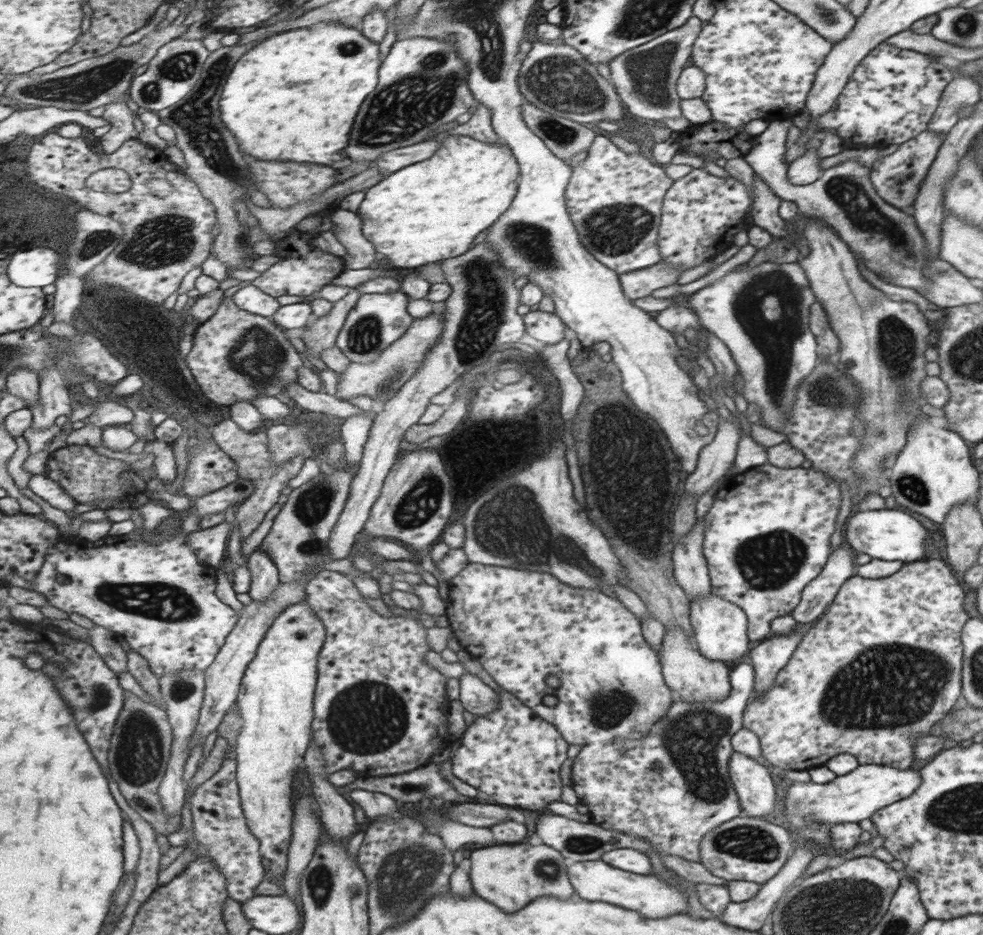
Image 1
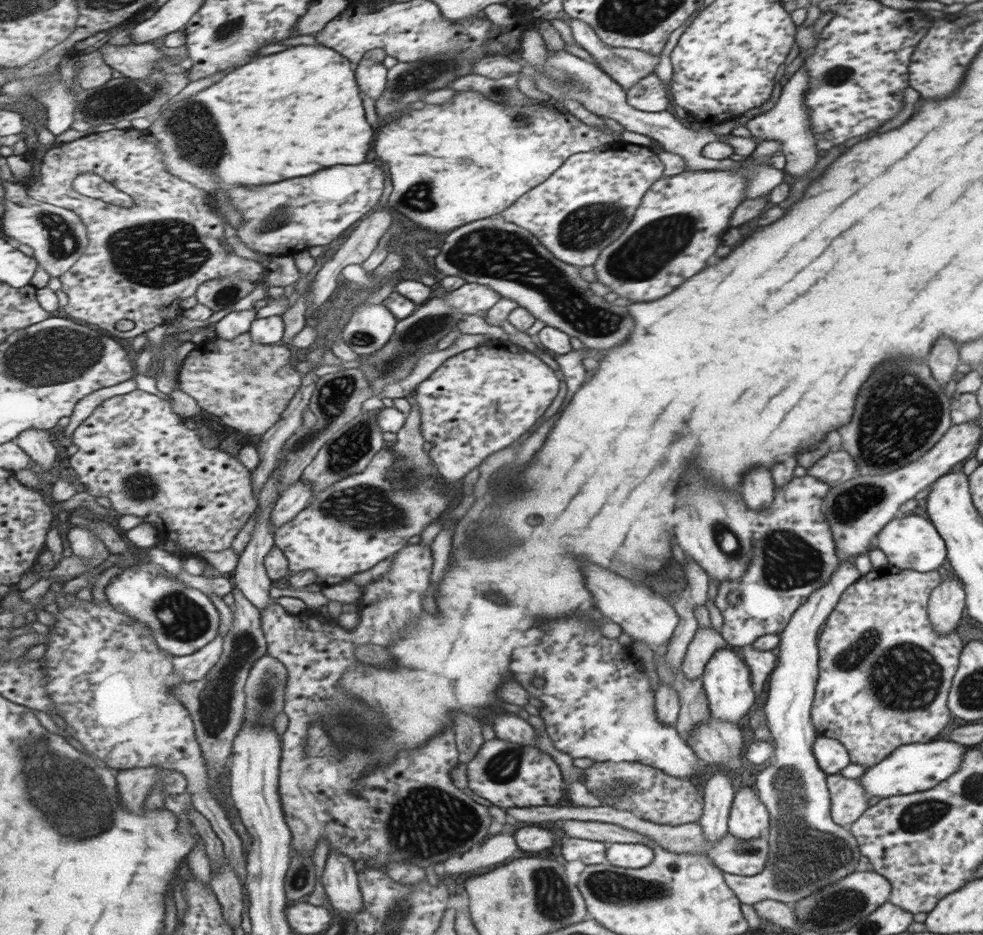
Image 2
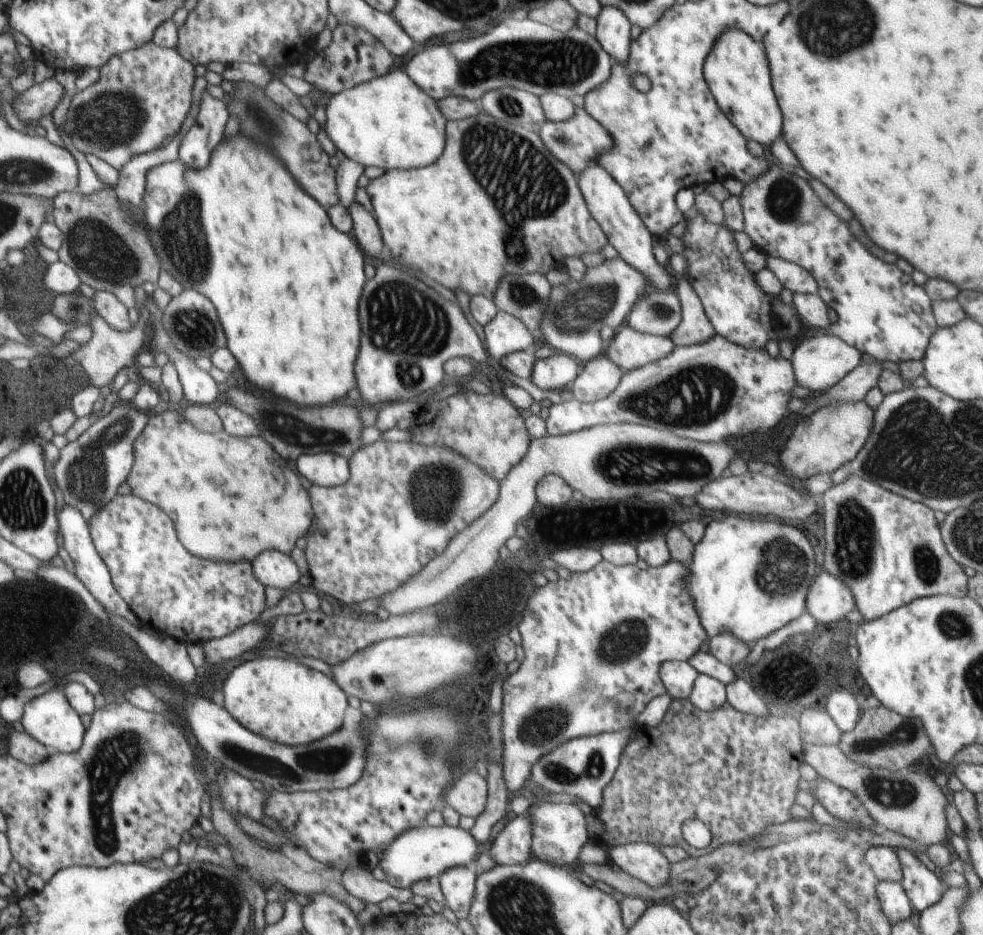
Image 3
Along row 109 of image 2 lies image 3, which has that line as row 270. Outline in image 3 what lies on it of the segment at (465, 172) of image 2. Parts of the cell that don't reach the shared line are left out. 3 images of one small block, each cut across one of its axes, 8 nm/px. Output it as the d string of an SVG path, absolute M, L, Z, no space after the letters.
M481 112L473 118L448 121L447 138L449 138L449 144L445 144L445 152L441 152L441 156L433 164L429 164L425 168L386 170L378 178L369 179L367 186L364 186L371 208L373 208L372 215L380 229L381 240L384 241L385 248L389 249L391 259L395 264L397 263L403 268L407 268L407 266L419 268L419 272L423 272L423 276L427 280L431 280L433 284L447 286L451 290L453 290L453 286L459 286L469 298L483 294L485 298L493 301L493 294L497 290L497 284L501 284L503 276L507 276L507 274L521 276L521 274L533 273L545 276L554 267L562 267L563 258L580 259L581 255L586 253L600 252L600 249L608 243L603 230L599 228L599 222L587 207L576 176L553 156L535 132L525 130L525 127L521 128L519 125L508 126L505 121L495 120L493 116L487 116Z

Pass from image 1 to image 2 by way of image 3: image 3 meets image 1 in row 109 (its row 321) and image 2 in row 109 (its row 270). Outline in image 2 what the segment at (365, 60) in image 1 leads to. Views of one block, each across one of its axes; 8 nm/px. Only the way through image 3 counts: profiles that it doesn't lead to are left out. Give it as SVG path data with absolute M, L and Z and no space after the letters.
M328 46L289 47L245 64L205 92L169 106L165 112L159 113L158 119L150 119L153 124L148 131L168 153L171 160L167 162L169 172L193 183L215 199L219 187L235 187L229 184L275 184L297 176L309 176L337 164L360 165L365 162L373 130L363 118L363 106L357 96L360 88L357 88L355 79L349 59Z

